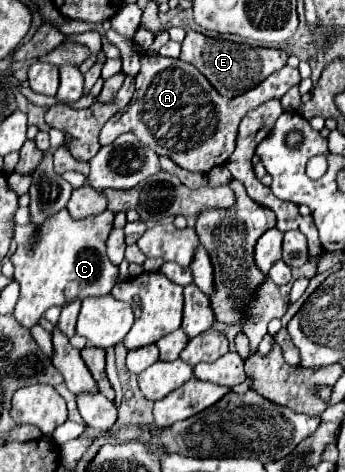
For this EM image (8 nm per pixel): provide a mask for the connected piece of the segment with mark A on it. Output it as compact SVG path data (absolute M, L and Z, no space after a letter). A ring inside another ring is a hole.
M141 54L141 70L135 76L135 96L121 116L115 114L107 120L99 142L111 144L119 134L133 132L153 152L169 156L181 168L209 172L213 166L225 164L235 150L235 136L239 134L243 116L271 98L281 98L291 86L299 84L299 80L297 68L283 66L253 90L227 98L221 96L195 66L159 54Z

